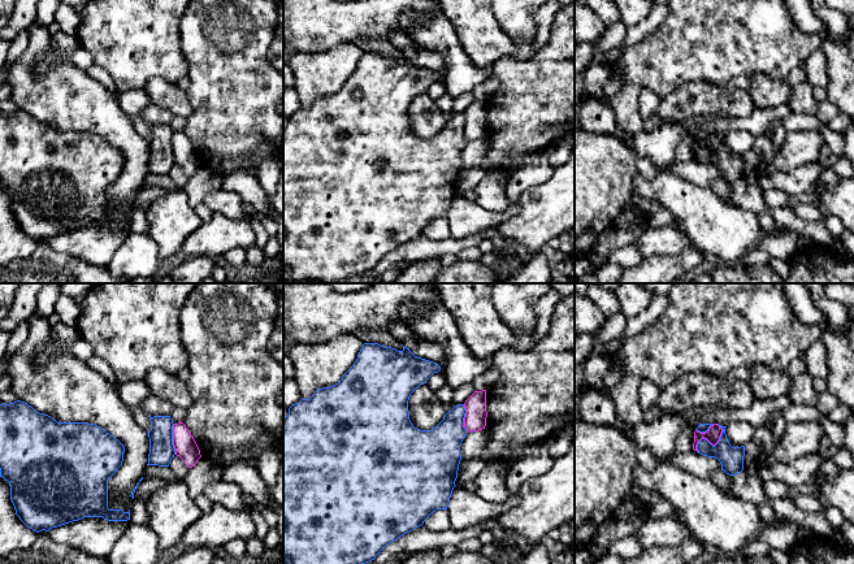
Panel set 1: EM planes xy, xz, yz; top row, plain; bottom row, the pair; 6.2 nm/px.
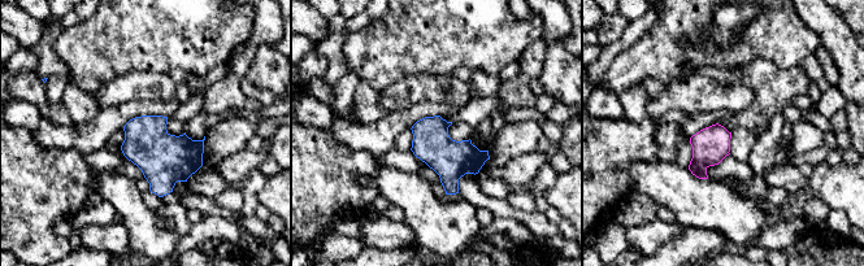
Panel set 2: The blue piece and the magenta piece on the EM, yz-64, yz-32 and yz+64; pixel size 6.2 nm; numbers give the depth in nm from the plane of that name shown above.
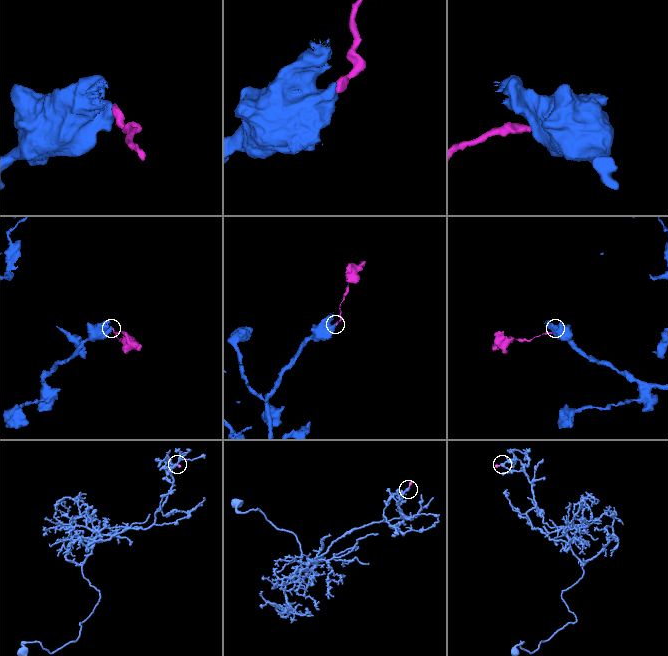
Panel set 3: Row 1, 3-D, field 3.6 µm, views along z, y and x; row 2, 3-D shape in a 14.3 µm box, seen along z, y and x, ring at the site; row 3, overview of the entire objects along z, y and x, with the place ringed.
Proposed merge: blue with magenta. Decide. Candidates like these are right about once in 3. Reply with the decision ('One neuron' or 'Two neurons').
Two neurons

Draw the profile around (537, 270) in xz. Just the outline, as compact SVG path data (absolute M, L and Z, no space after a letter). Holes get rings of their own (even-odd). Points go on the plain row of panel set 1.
M537 253L525 263L513 277L498 283L547 283L551 279L551 268L543 253Z

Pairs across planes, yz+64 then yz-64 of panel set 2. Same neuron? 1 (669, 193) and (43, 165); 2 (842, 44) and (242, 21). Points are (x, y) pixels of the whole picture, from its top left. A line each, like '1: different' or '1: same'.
1: different
2: different

